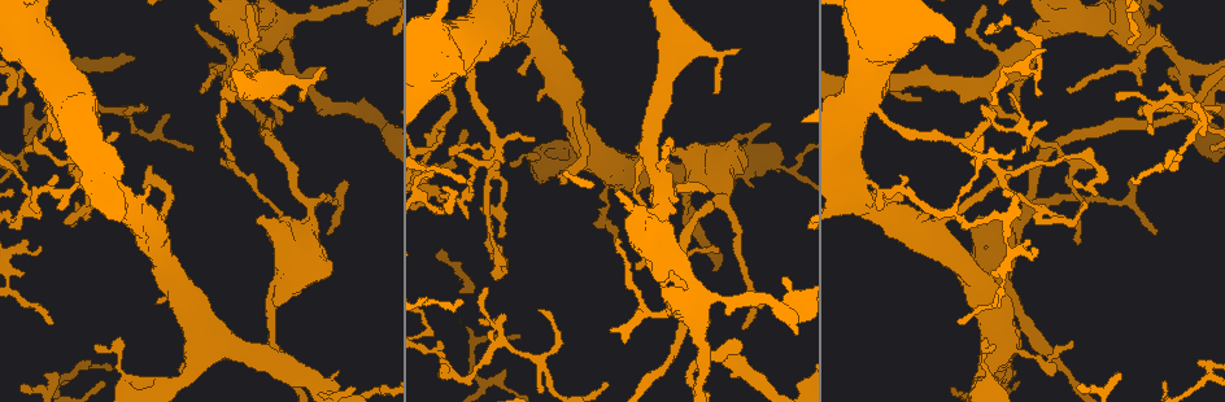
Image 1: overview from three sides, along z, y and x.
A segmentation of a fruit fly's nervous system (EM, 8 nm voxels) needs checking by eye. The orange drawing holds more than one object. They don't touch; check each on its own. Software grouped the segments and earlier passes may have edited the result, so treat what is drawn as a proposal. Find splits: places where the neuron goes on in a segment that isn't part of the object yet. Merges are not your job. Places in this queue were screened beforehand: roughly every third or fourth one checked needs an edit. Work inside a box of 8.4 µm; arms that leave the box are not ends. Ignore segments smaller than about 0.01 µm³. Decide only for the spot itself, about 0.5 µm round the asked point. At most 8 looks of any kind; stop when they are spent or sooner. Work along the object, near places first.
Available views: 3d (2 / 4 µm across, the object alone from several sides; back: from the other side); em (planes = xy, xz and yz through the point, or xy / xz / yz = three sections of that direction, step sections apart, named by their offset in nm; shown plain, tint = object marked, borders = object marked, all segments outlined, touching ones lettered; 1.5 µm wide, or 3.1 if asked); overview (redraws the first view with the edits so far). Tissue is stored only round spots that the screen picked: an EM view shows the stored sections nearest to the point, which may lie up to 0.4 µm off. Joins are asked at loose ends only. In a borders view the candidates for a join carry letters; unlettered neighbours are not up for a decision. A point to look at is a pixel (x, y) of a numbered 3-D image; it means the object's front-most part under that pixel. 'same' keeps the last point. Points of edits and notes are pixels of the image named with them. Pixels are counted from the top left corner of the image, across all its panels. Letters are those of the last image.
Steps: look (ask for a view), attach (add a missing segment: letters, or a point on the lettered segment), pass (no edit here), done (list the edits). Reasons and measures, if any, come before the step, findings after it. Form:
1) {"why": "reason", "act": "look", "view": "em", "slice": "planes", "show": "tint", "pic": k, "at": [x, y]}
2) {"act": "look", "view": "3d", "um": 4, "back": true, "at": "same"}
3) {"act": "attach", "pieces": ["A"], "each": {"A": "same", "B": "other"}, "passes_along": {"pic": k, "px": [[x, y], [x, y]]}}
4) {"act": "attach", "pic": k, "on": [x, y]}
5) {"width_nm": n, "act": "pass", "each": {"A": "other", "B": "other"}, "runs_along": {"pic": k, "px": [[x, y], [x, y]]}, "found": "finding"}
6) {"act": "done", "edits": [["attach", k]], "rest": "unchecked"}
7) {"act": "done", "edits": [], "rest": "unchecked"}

{"why": "thin end", "act": "look", "view": "3d", "um": 2, "pic": 1, "at": [35, 138]}

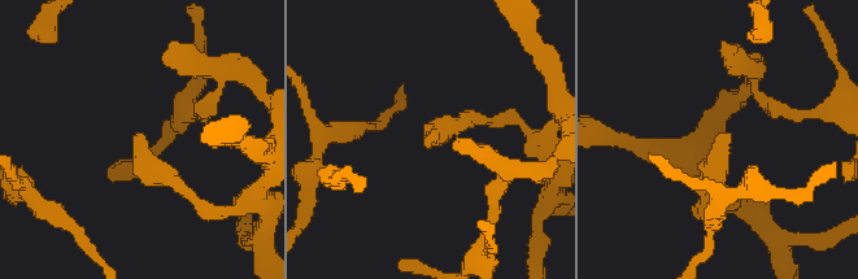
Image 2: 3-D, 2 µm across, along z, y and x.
{"act": "look", "view": "em", "slice": "xy", "step": 8, "show": "borders", "pic": 2, "at": [134, 139]}

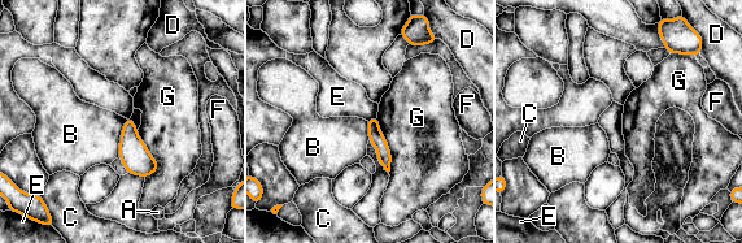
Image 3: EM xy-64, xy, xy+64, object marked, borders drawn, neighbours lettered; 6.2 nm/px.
{"act": "pass", "each": {"A": "other", "B": "other", "C": "other", "D": "other", "E": "other", "F": "other", "G": "other"}, "border": {"pic": 3, "px": [[126, 118], [122, 126], [118, 156]]}, "found": "no lettered segment goes on from it"}

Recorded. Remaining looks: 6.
{"why": "tapers out", "act": "look", "view": "em", "slice": "planes", "show": "plain", "pic": 1, "at": [117, 133]}

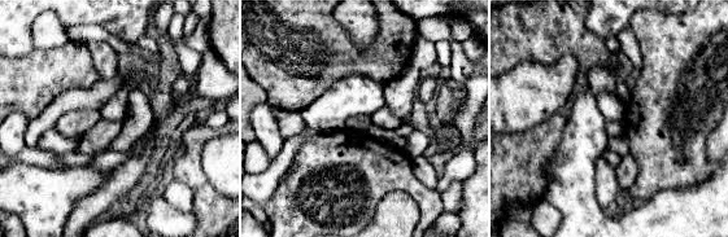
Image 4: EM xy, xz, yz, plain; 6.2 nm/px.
{"act": "look", "view": "em", "slice": "planes", "show": "borders", "at": "same"}

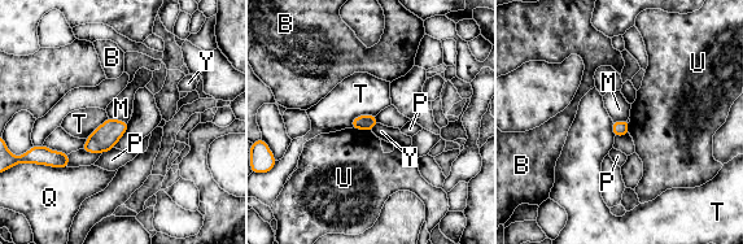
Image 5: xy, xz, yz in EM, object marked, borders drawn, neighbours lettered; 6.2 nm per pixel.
{"longest_contact_nm": ["T", 180], "act": "pass", "each": {"B": "other", "M": "other", "P": "other", "Q": "other", "T": "other", "U": "other", "Y": "other"}, "border": {"pic": 5, "px": [[108, 116], [127, 122]]}, "found": "no lettered segment goes on from it"}

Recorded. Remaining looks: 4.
{"why": "tapers out", "act": "look", "view": "em", "slice": "planes", "show": "borders", "pic": 1, "at": [1015, 28]}

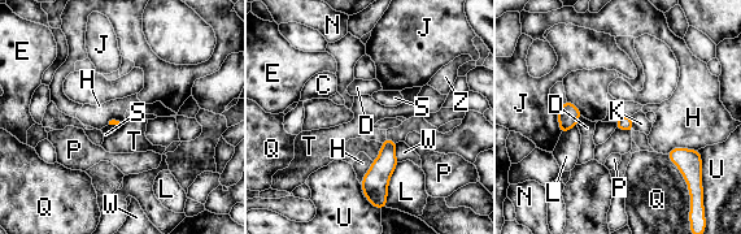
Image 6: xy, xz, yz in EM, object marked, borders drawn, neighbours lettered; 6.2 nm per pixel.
{"act": "pass", "each": {"C": "other", "D": "other", "E": "other", "H": "other", "J": "other", "K": "other", "L": "other", "N": "other", "P": "other", "Q": "other", "S": "other", "T": "other", "U": "other", "W": "other", "Z": "other"}, "border": {"pic": 6, "px": [[614, 122], [617, 126]]}, "found": "no lettered segment goes on from it"}

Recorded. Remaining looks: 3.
{"act": "done", "edits": [], "rest": "unchecked"}

